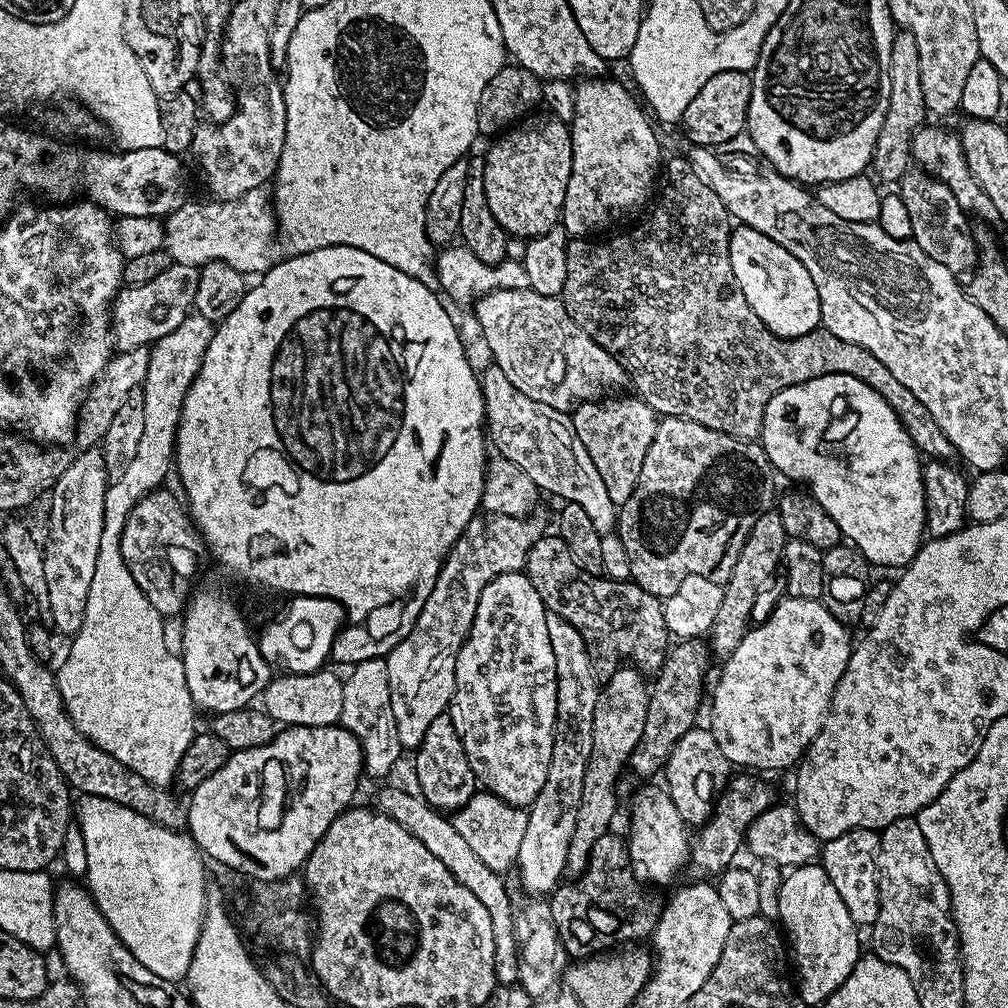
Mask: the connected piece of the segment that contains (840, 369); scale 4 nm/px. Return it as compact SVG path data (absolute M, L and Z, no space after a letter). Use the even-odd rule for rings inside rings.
M683 155L674 157L669 164L667 161L666 172L667 168L668 181L665 182L664 189L661 190L660 197L656 200L656 209L649 214L648 220L642 221L637 226L636 232L630 233L629 236L616 236L613 240L600 240L597 244L592 238L572 238L568 241L568 253L566 254L566 286L562 297L564 308L570 314L570 318L574 318L574 322L578 322L578 326L583 332L590 334L590 338L594 338L594 342L598 342L598 346L602 346L614 359L619 360L620 365L626 369L626 376L630 384L632 380L633 386L636 387L635 395L646 401L661 417L684 416L710 430L737 436L740 440L755 441L762 432L762 418L766 414L766 406L770 402L770 398L774 398L774 394L778 394L790 386L798 386L802 382L810 382L814 378L822 378L826 374L850 374L850 378L858 378L858 382L866 382L866 386L870 386L870 390L874 390L878 394L882 394L882 398L886 398L886 402L895 410L902 426L910 434L917 452L933 460L951 461L956 456L956 448L950 442L950 438L946 438L946 434L942 434L942 426L938 426L938 422L934 422L930 410L926 410L926 406L922 406L922 402L918 402L918 398L914 398L913 392L908 387L902 386L902 382L898 382L898 378L894 378L894 374L890 374L890 369L882 366L882 362L878 362L878 358L874 358L874 354L870 354L870 350L866 350L854 342L846 342L842 338L837 338L835 334L830 334L822 326L814 329L810 334L802 334L798 338L785 340L782 336L775 336L764 325L762 318L758 318L758 314L754 314L754 310L750 310L750 302L746 302L746 294L742 294L742 286L738 286L738 278L734 278L734 270L730 266L728 237L732 234L733 225L730 223L726 206L722 206L722 198L718 198L718 194L714 194L714 190L710 190L710 186L706 186L706 182L702 182L702 178L698 178L698 174L690 167Z

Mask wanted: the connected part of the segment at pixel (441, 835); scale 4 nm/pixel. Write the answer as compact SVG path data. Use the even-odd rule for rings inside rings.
M400 788L386 789L380 796L379 811L410 830L410 834L414 834L414 838L418 838L418 842L422 842L422 846L426 846L430 854L442 861L456 880L462 882L474 894L474 898L478 898L478 902L486 906L486 910L490 910L490 924L494 926L496 982L500 986L515 985L520 979L520 946L516 942L514 905L504 885L505 877L501 873L492 872L490 866L486 866L482 858L474 854L474 850L463 840L462 834L454 830L451 819L445 813L430 807L423 796L412 792L403 792Z

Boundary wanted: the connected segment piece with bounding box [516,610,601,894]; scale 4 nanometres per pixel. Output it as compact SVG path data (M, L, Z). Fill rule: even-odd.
M549 610L546 614L546 630L550 633L550 650L554 650L558 706L554 730L554 754L550 754L550 771L546 774L546 786L542 786L538 798L527 809L526 835L522 838L522 846L518 846L516 860L518 875L525 891L530 894L551 893L561 883L560 875L565 875L568 867L570 840L574 838L574 828L578 826L578 806L582 806L582 782L586 778L586 766L590 762L590 750L594 742L594 706L598 702L601 689L598 674L592 668L592 659L579 628L575 628L565 616L560 615L559 611Z

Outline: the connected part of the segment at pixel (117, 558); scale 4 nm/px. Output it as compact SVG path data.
M189 314L182 326L178 326L178 330L166 334L166 338L151 345L150 366L146 370L142 385L146 410L146 418L142 422L142 438L138 442L134 458L130 458L130 466L126 466L123 474L115 477L108 485L102 544L98 546L98 566L94 566L94 579L90 581L90 598L86 598L84 625L76 636L71 637L69 644L72 645L68 648L64 665L55 669L58 690L64 699L64 709L70 714L81 734L93 744L97 744L106 754L118 758L122 766L134 770L134 774L142 774L146 782L161 786L171 785L176 779L182 754L186 754L186 746L190 746L198 731L198 709L193 704L192 695L186 686L183 659L168 649L168 640L164 637L165 621L160 612L150 606L146 594L138 590L138 582L134 582L122 558L120 539L126 526L126 518L134 510L134 506L147 492L161 487L167 481L164 479L168 472L170 476L173 471L182 406L202 366L202 358L206 354L206 346L210 346L213 331L213 321L199 314Z

